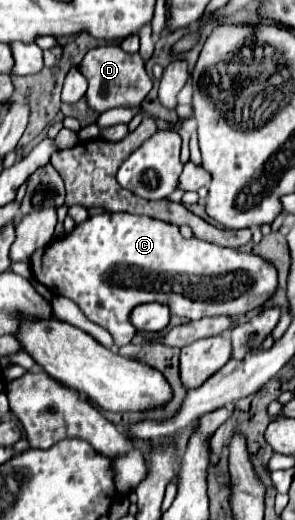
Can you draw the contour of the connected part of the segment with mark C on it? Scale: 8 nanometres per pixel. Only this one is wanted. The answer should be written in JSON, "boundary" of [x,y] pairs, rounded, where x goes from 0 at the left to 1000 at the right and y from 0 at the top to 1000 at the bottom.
{"boundary":[[[342,410],[254,433],[234,452],[214,452],[112,487],[105,521],[180,567],[254,579],[302,617],[363,633],[383,644],[383,671],[444,660],[458,648],[458,629],[437,606],[464,587],[532,579],[573,587],[586,606],[661,617],[722,606],[824,606],[878,594],[939,556],[932,513],[871,498],[871,490],[763,479],[668,456],[620,460],[607,437],[586,429],[431,410]]]}

